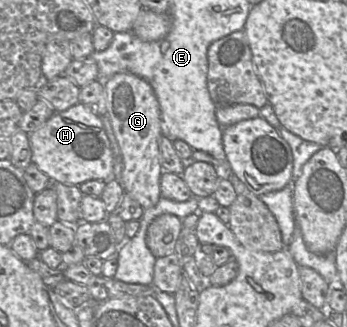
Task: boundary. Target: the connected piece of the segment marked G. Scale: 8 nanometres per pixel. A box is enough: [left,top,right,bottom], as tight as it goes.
[105,73,161,210]

